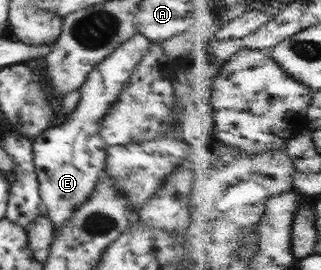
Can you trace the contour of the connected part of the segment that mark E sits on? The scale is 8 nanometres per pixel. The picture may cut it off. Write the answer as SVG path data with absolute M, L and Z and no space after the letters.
M135 33L98 62L78 88L79 103L67 122L44 130L32 139L34 169L39 183L43 208L54 224L55 233L71 218L77 206L82 205L95 190L99 177L106 170L108 144L100 137L100 122L109 108L120 97L130 81L132 70L147 54L151 41L141 33Z

